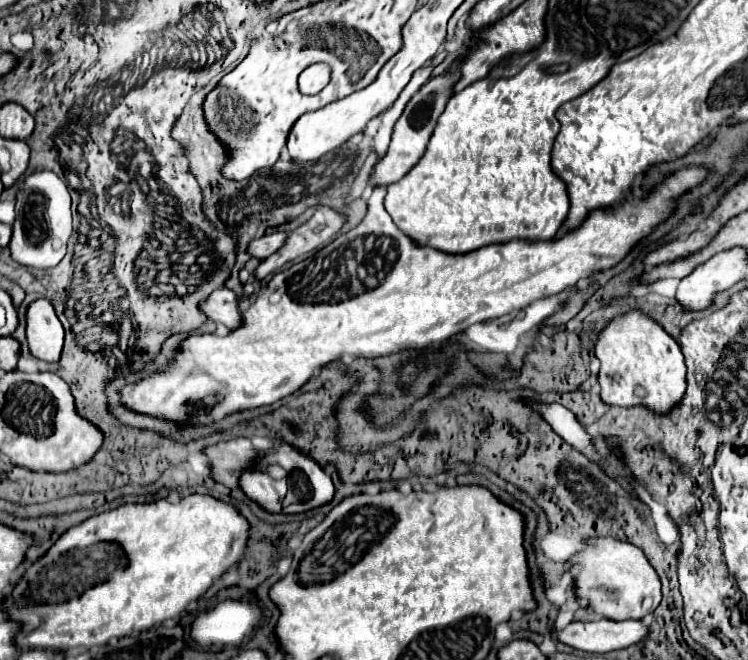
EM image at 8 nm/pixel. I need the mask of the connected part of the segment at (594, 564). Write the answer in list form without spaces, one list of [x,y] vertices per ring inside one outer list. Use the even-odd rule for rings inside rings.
[[[589,537],[585,547],[569,559],[571,569],[579,565],[579,571],[571,573],[573,577],[573,593],[585,603],[595,615],[625,621],[625,619],[643,619],[653,613],[661,603],[661,581],[647,561],[645,553],[625,541],[607,539],[607,537]]]

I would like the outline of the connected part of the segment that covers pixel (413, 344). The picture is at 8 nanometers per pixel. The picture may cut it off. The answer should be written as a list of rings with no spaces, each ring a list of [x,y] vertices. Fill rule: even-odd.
[[[687,167],[687,169],[681,169],[677,171],[675,175],[669,175],[667,181],[663,181],[659,185],[659,189],[647,197],[641,197],[641,195],[631,195],[627,201],[623,201],[619,207],[613,207],[611,211],[605,209],[597,209],[593,211],[585,223],[567,233],[563,239],[557,239],[557,241],[523,241],[523,239],[513,239],[509,243],[503,243],[503,245],[489,245],[489,247],[483,247],[483,249],[477,249],[473,253],[467,253],[467,255],[447,255],[447,253],[441,253],[441,251],[435,251],[431,247],[419,247],[415,245],[407,235],[403,235],[395,223],[391,221],[391,217],[387,215],[385,207],[383,207],[383,197],[385,197],[385,187],[377,187],[373,189],[369,201],[367,201],[367,215],[365,219],[355,225],[353,229],[349,229],[347,233],[339,235],[335,241],[331,241],[329,245],[325,245],[323,249],[319,249],[315,255],[291,265],[289,269],[283,269],[279,273],[273,275],[273,279],[267,283],[267,289],[263,293],[259,293],[253,301],[253,305],[241,313],[241,325],[233,331],[229,331],[227,335],[217,335],[217,333],[203,333],[203,335],[189,335],[187,339],[183,339],[171,361],[151,373],[149,377],[133,383],[133,385],[125,385],[121,389],[121,405],[125,405],[129,411],[135,411],[135,413],[143,413],[143,415],[149,415],[149,417],[155,417],[155,419],[165,419],[165,421],[173,421],[177,425],[193,425],[193,427],[203,427],[203,425],[213,425],[221,419],[225,419],[227,415],[231,413],[237,413],[237,411],[245,411],[245,409],[255,409],[255,407],[265,407],[265,405],[273,405],[275,401],[299,391],[321,367],[333,363],[333,361],[339,361],[341,355],[353,355],[353,357],[365,357],[365,359],[373,359],[373,357],[385,357],[385,355],[393,355],[393,353],[401,353],[401,351],[415,351],[415,349],[425,349],[429,345],[439,345],[443,341],[447,341],[451,335],[459,333],[459,331],[465,331],[469,325],[473,323],[481,323],[481,321],[487,321],[487,319],[495,319],[495,317],[501,317],[501,315],[507,315],[511,311],[517,311],[517,309],[525,309],[527,305],[531,305],[533,301],[537,299],[543,299],[543,297],[549,297],[549,295],[555,295],[559,293],[561,289],[569,287],[569,285],[575,285],[577,279],[587,279],[591,277],[593,273],[597,271],[603,271],[603,269],[609,269],[613,265],[617,265],[631,249],[633,245],[649,235],[655,225],[659,225],[663,219],[667,219],[673,209],[675,209],[675,199],[679,195],[683,195],[687,189],[695,187],[697,183],[701,183],[705,179],[707,171],[705,167]]]

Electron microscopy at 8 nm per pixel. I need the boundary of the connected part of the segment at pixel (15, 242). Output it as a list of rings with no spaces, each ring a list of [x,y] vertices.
[[[35,171],[25,177],[21,189],[17,191],[13,237],[9,243],[11,257],[35,269],[55,267],[67,253],[67,241],[71,237],[71,195],[63,179],[53,171]]]

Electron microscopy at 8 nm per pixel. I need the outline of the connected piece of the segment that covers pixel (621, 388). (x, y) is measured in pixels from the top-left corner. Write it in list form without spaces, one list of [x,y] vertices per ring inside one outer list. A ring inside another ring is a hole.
[[[629,311],[623,317],[617,317],[615,321],[611,321],[599,335],[599,341],[595,344],[595,355],[601,361],[601,369],[599,369],[599,385],[601,385],[601,399],[607,405],[617,405],[617,407],[637,407],[643,405],[647,409],[651,409],[657,415],[669,415],[683,399],[685,395],[685,363],[683,363],[683,353],[679,343],[665,333],[665,329],[655,323],[653,319],[649,319],[647,315],[643,315],[641,311]],[[617,371],[627,371],[627,375],[617,375]]]

